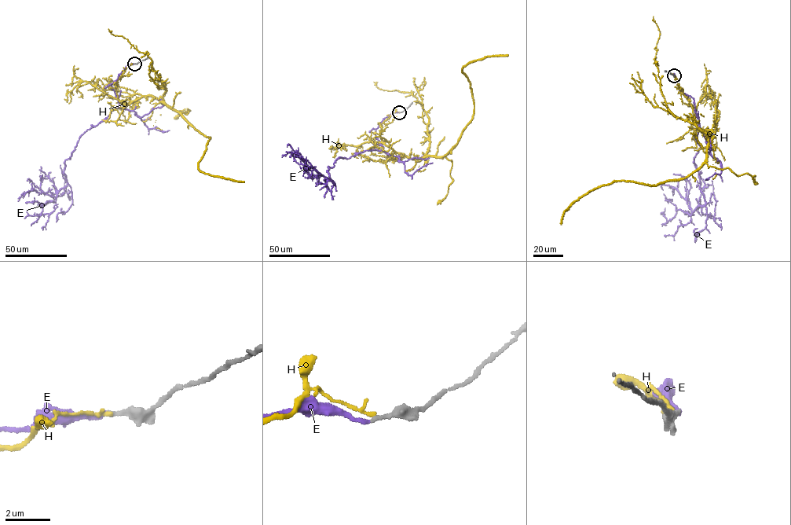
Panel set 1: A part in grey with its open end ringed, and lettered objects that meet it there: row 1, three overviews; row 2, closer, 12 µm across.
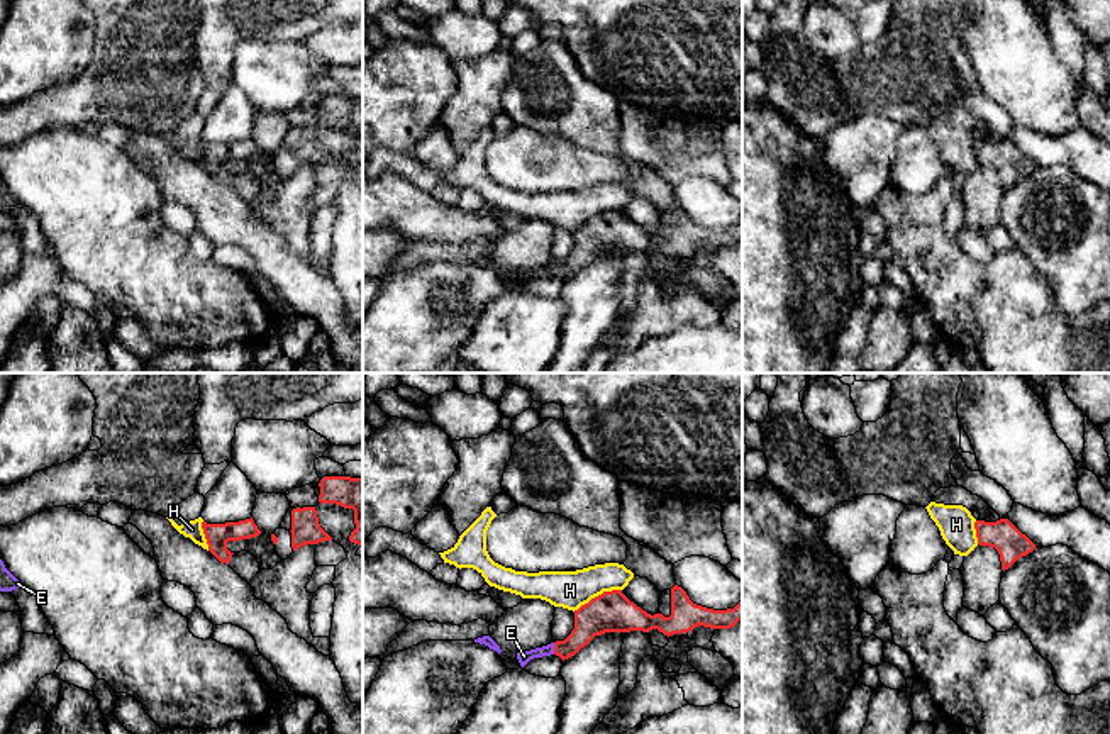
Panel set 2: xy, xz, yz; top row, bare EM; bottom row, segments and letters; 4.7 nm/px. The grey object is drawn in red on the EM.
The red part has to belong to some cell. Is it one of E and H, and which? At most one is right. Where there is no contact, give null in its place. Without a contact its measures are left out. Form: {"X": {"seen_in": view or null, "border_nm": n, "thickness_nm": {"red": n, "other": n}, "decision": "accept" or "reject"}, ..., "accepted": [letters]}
{"E": {"seen_in": "xz", "border_nm": 60, "thickness_nm": {"red": 160, "other": 60}, "decision": "accept"}, "H": {"seen_in": "xz", "border_nm": 260, "thickness_nm": {"red": 190, "other": 180}, "decision": "reject"}, "accepted": ["E"]}

